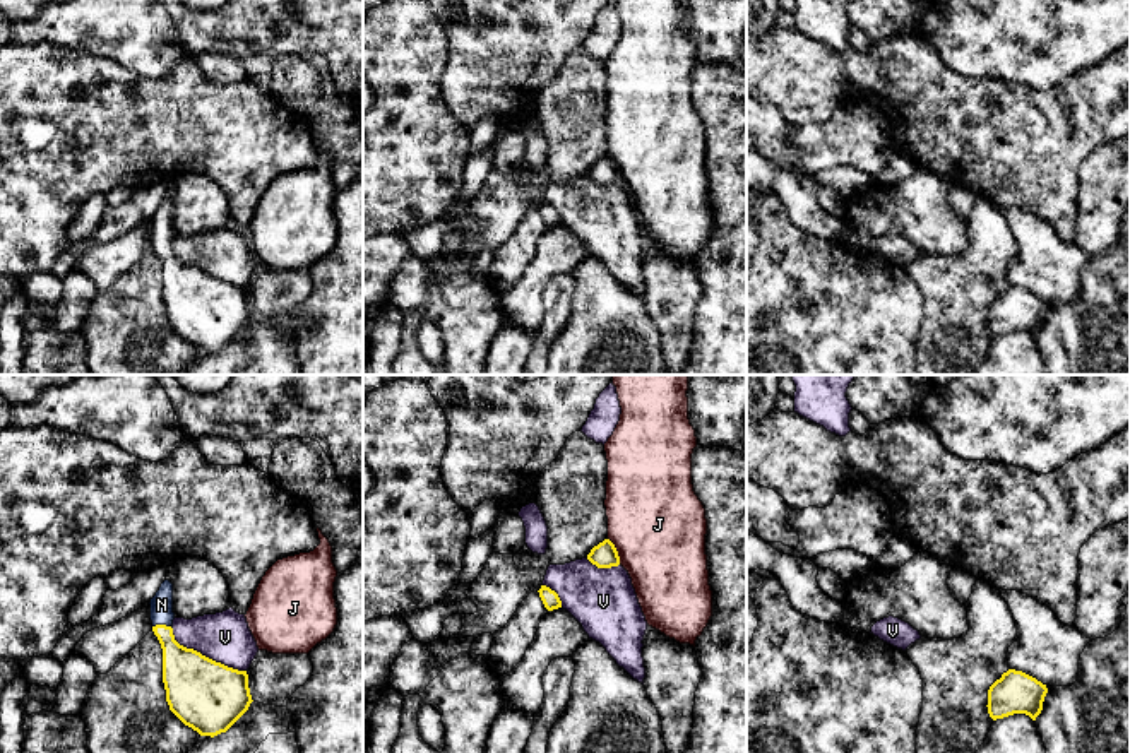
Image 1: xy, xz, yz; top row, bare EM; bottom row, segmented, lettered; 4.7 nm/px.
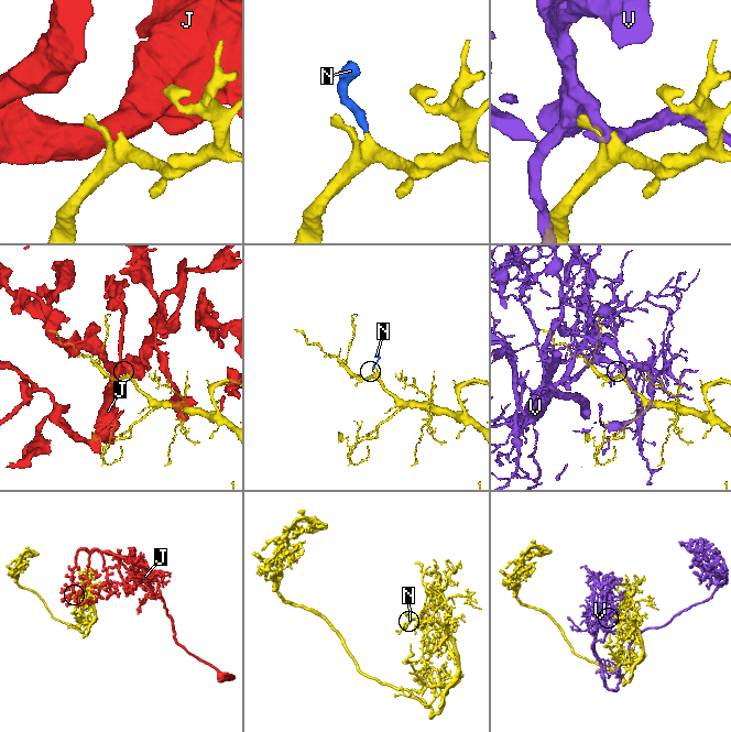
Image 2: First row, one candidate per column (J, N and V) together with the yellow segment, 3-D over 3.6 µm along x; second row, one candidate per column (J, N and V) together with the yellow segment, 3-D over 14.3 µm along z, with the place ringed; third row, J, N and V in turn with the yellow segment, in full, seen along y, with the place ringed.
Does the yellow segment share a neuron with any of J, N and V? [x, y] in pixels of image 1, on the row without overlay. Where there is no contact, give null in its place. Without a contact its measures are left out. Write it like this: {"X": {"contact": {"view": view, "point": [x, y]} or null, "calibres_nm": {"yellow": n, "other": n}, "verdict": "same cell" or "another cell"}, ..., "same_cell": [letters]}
{"J": {"contact": {"view": "xz", "point": [617, 168]}, "calibres_nm": {"yellow": 120, "other": 460}, "verdict": "another cell"}, "N": {"contact": {"view": "xy", "point": [161, 242]}, "calibres_nm": {"yellow": 220, "other": 110}, "verdict": "same cell"}, "V": {"contact": {"view": "xy", "point": [204, 272]}, "calibres_nm": {"yellow": 340, "other": 240}, "verdict": "another cell"}, "same_cell": ["N"]}

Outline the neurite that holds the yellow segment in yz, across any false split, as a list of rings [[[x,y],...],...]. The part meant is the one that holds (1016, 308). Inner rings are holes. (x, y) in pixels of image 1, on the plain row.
[[[1008,286],[988,306],[988,330],[993,337],[1014,330],[1026,330],[1036,337],[1043,327],[1046,310],[1046,301],[1036,294]]]

